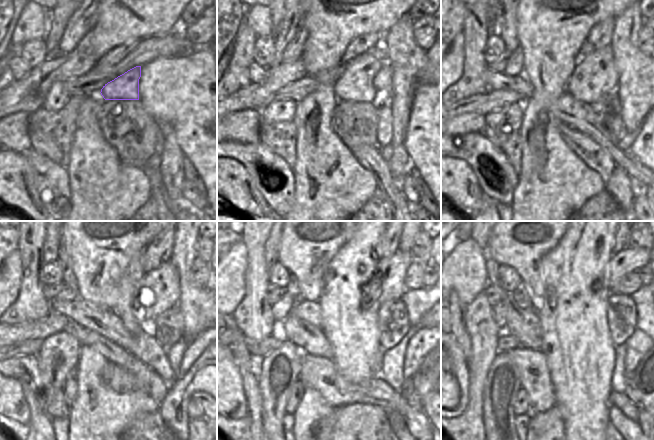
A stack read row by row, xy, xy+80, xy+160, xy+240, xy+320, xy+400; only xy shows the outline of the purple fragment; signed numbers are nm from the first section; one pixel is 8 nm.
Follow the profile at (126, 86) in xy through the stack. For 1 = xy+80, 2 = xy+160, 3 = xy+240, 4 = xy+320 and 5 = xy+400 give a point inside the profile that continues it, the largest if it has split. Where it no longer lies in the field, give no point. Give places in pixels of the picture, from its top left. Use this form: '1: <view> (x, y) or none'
1: xy+80 (356, 83)
2: xy+160 (595, 76)
3: xy+240 (158, 289)
4: xy+320 (388, 283)
5: xy+400 (629, 260)

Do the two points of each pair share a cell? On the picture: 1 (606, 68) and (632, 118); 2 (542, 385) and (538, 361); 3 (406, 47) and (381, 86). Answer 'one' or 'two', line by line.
1: two
2: one
3: two

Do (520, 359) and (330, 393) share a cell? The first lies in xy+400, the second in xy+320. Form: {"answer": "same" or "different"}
{"answer": "same"}

